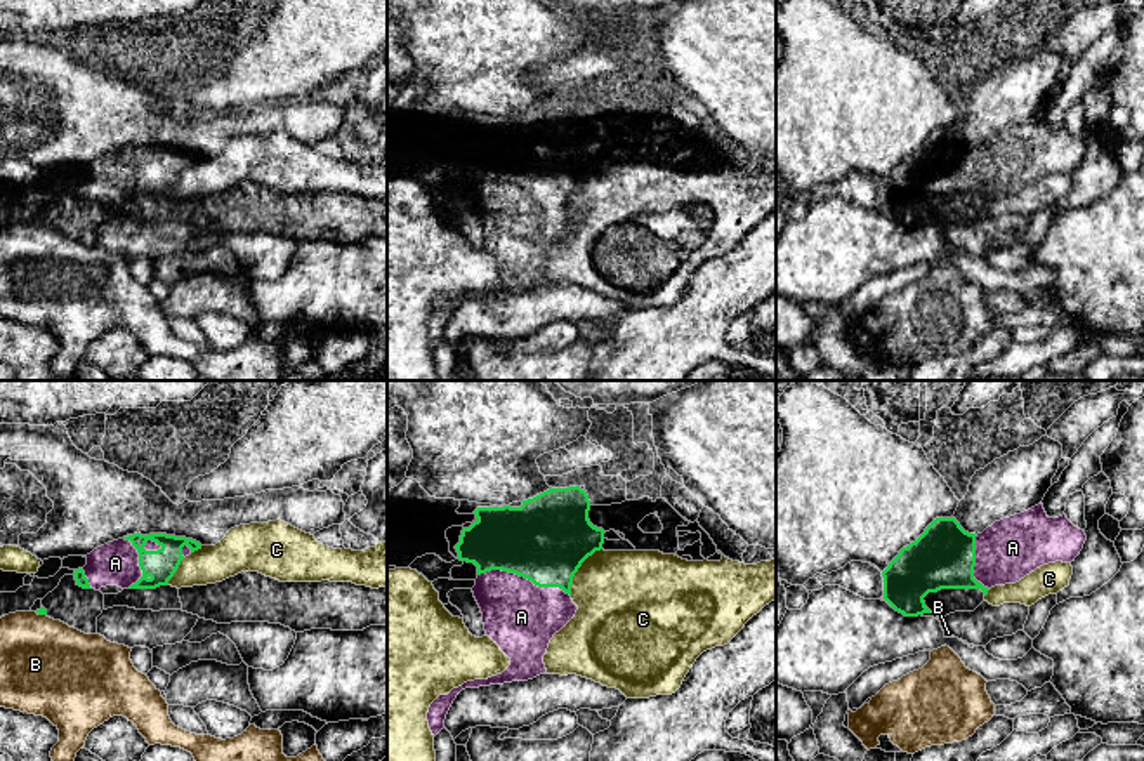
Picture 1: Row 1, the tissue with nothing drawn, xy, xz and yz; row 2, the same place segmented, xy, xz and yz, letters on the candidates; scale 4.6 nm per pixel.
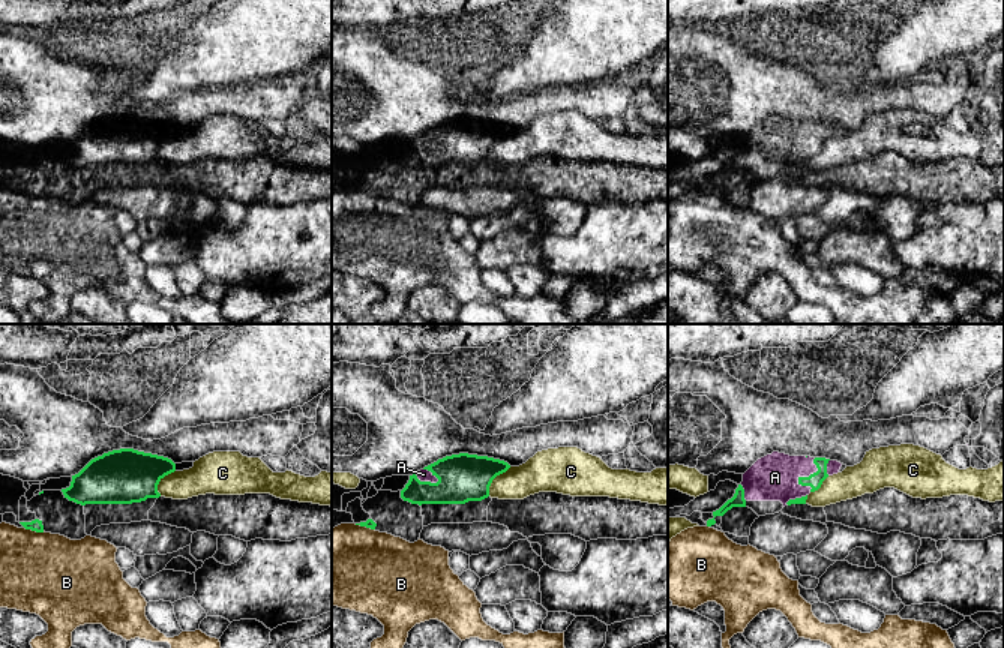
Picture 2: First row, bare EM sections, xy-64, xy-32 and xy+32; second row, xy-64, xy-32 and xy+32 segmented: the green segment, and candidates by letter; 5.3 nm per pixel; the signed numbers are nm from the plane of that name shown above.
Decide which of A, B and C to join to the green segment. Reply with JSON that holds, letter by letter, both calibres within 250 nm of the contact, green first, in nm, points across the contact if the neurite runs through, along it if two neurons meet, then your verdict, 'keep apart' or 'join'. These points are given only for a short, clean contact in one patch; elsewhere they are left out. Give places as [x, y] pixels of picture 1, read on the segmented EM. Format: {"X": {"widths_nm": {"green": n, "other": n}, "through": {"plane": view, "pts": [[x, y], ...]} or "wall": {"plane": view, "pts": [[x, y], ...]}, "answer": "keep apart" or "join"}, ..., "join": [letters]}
{"A": {"widths_nm": {"green": 400, "other": 320}, "answer": "join"}, "B": {"widths_nm": {"green": 40, "other": 440}, "wall": {"plane": "xy", "pts": [[35, 612], [46, 615]]}, "answer": "keep apart"}, "C": {"widths_nm": {"green": 400, "other": 440}, "wall": {"plane": "xz", "pts": [[601, 548], [582, 563], [573, 577], [570, 595]]}, "answer": "keep apart"}, "join": ["A"]}

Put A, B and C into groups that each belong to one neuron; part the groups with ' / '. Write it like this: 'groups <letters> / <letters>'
groups A / B / C

